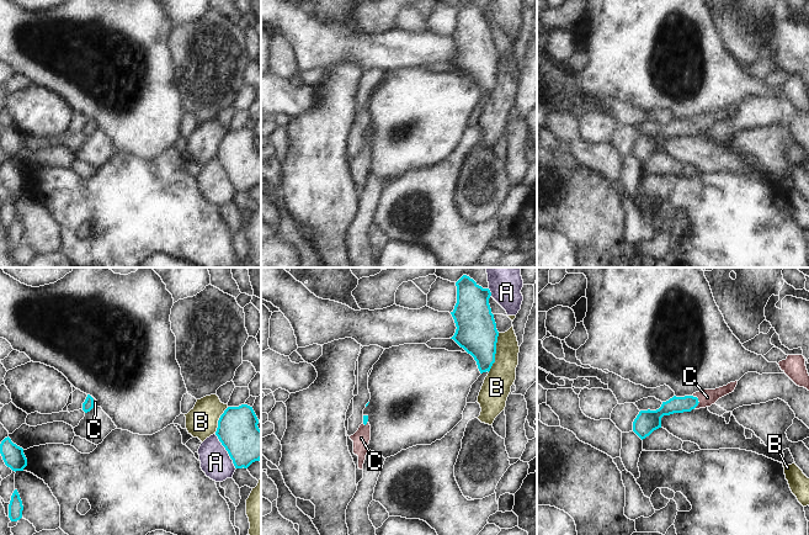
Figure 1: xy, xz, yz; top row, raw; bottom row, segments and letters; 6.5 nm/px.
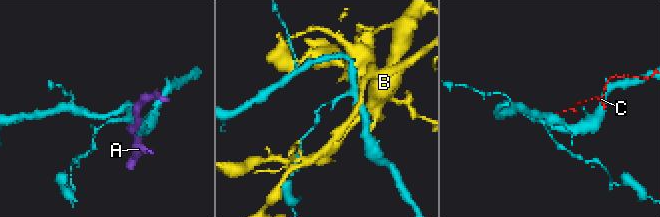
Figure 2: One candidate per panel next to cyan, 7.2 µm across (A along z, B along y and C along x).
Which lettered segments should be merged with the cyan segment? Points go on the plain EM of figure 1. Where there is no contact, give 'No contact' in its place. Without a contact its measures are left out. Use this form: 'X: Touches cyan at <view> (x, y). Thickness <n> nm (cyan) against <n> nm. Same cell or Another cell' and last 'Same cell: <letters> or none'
A: Touches cyan at xy (227, 174). Thickness 260 nm (cyan) against 200 nm. Another cell
B: Touches cyan at xz (495, 77). Thickness 260 nm (cyan) against 190 nm. Another cell
C: Touches cyan at yz (697, 125). Thickness 110 nm (cyan) against 110 nm. Same cell
Same cell: C.

